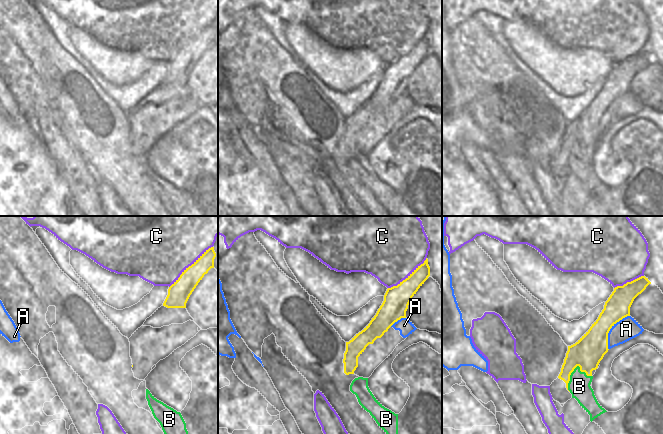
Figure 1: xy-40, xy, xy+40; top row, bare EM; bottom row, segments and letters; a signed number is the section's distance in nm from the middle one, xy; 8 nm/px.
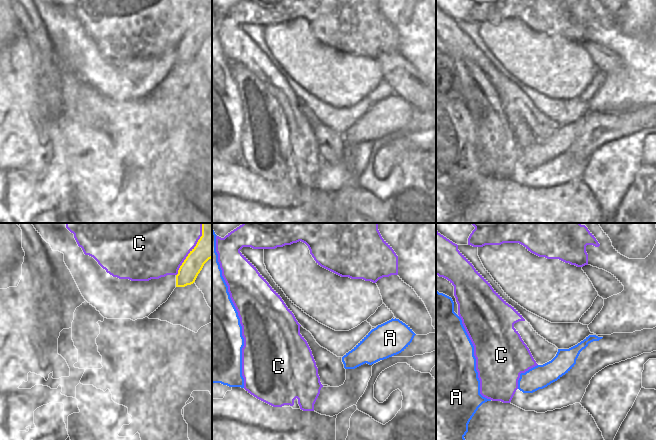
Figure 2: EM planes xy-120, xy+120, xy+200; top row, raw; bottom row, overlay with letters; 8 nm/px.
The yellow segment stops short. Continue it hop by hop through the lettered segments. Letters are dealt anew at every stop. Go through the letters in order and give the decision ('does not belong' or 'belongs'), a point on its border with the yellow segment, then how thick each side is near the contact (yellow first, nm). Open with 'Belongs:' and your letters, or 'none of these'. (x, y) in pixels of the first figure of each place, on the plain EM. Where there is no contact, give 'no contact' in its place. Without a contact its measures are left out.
Belongs: none of these
A: does not belong | xy+40 (609, 106) | 240/180 nm
B: does not belong | xy+40 (569, 154) | 240/180 nm
C: does not belong | xy-40 (191, 41) | 180/440 nm

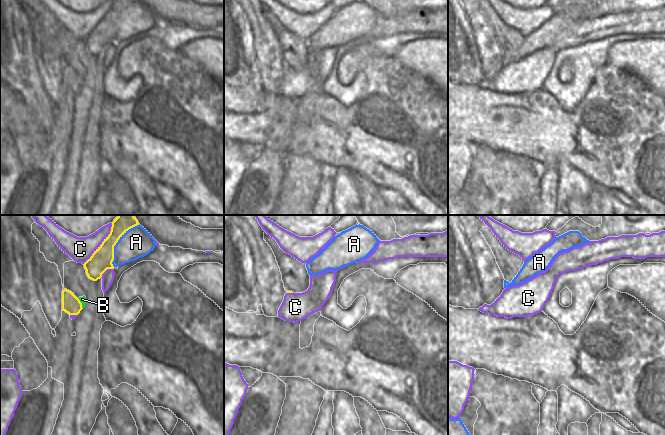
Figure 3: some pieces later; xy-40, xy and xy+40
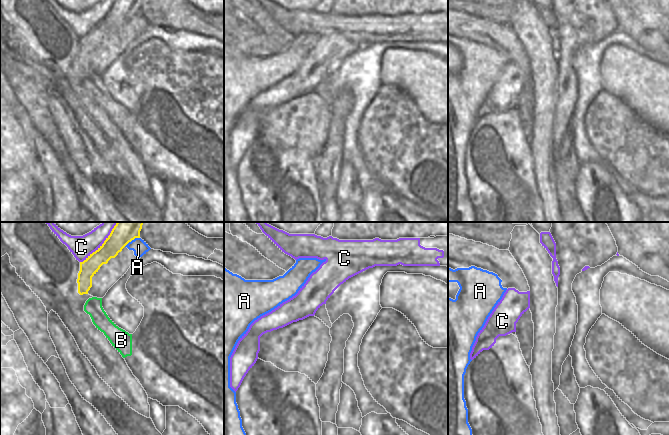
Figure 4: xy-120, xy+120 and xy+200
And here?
Belongs: none of these
A: does not belong | xy-40 (116, 18) | 170/240 nm
B: does not belong | xy-40 (81, 79) | 150/50 nm
C: does not belong | xy-40 (101, 20) | 170/200 nm

